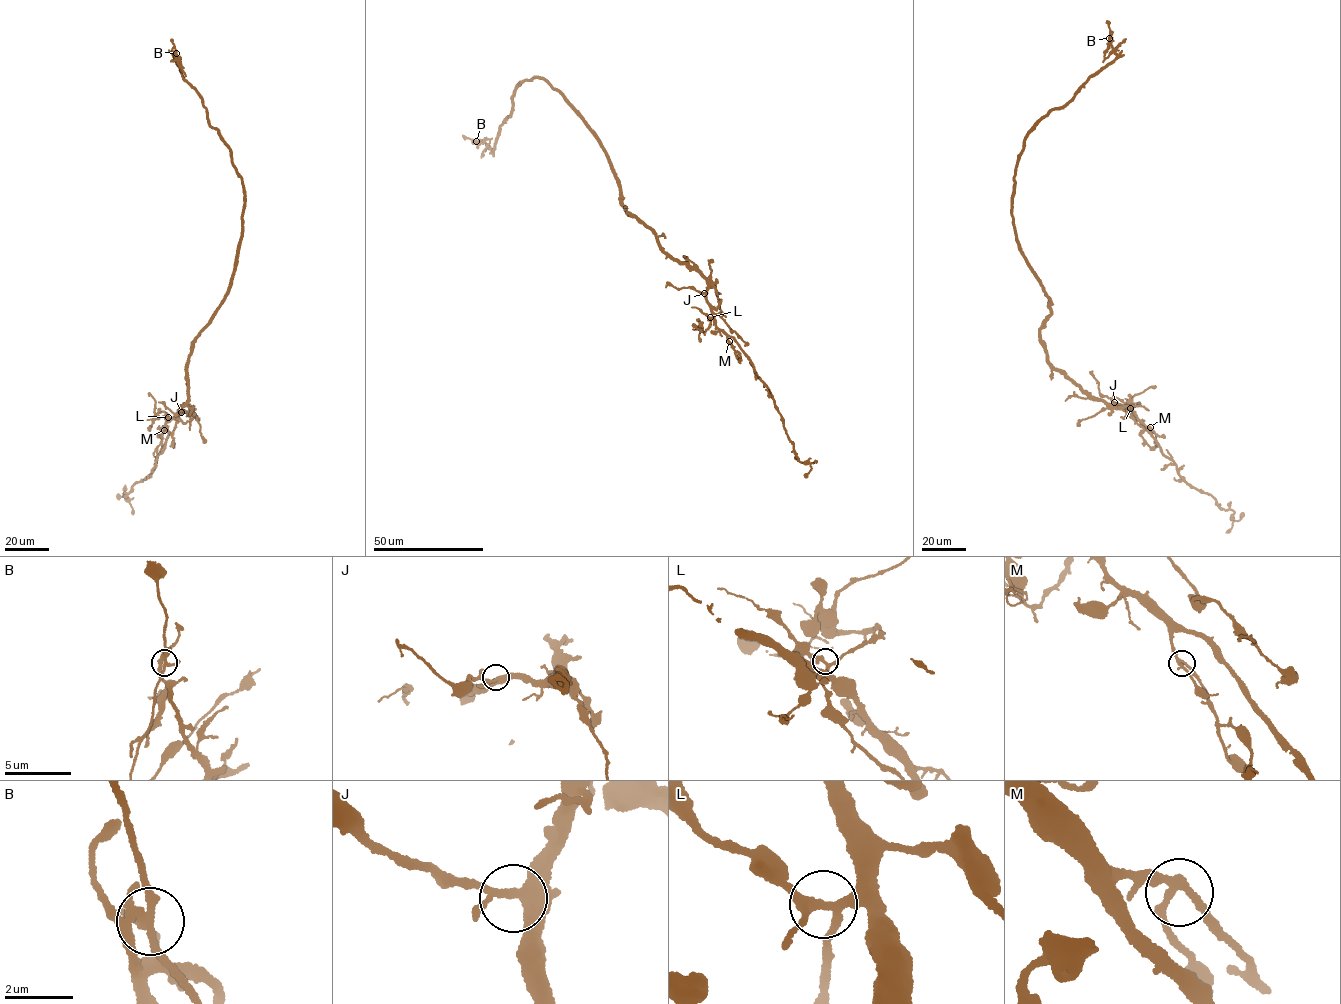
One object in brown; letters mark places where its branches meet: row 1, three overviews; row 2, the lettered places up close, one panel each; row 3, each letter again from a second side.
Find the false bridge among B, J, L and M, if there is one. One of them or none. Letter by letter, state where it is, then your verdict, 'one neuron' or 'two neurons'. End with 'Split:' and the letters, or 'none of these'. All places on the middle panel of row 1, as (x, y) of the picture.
B: at (476, 141); two neurons
J: at (704, 293); one neuron
L: at (710, 317); one neuron
M: at (729, 341); one neuron
Split: B

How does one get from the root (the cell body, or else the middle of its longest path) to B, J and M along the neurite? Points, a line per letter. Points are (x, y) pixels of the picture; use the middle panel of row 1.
B: (619, 192), (594, 134), (566, 99), (540, 77), (516, 88), (493, 151), (476, 140)
J: (619, 192), (626, 211), (651, 228), (660, 248), (705, 279), (707, 286), (704, 293)
M: (619, 192), (626, 211), (651, 228), (660, 248), (705, 279), (706, 301), (716, 325), (729, 341)

